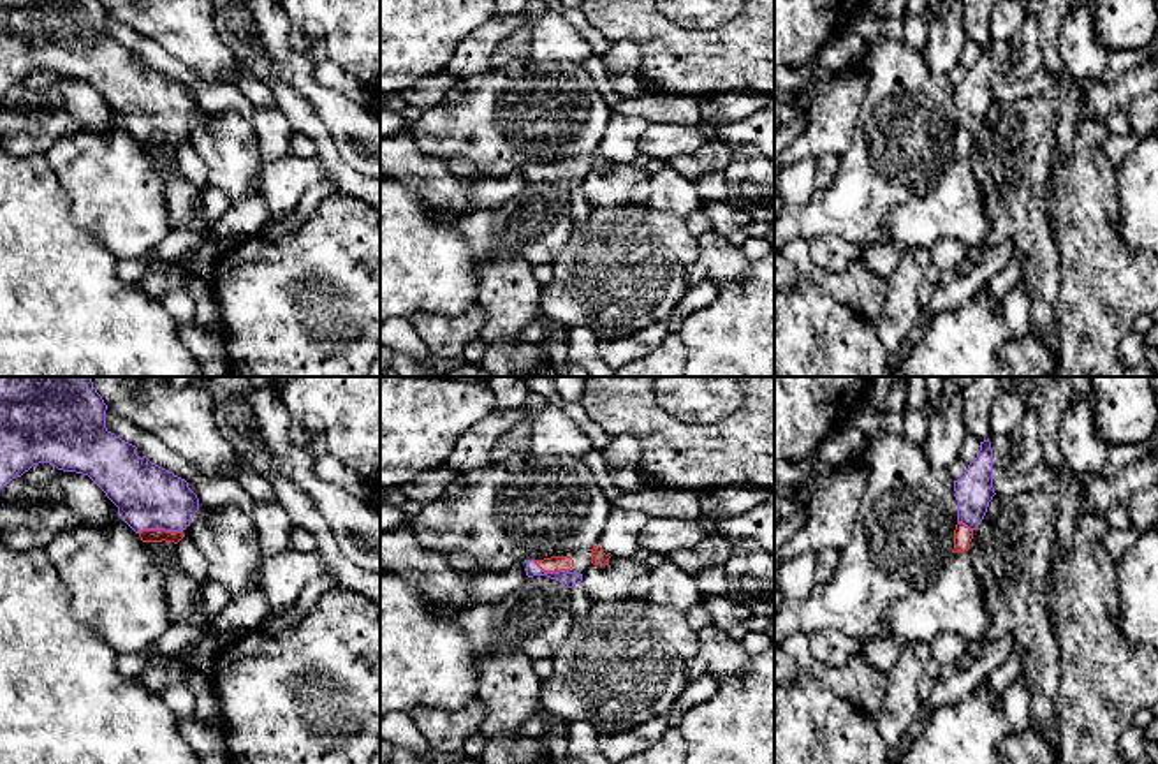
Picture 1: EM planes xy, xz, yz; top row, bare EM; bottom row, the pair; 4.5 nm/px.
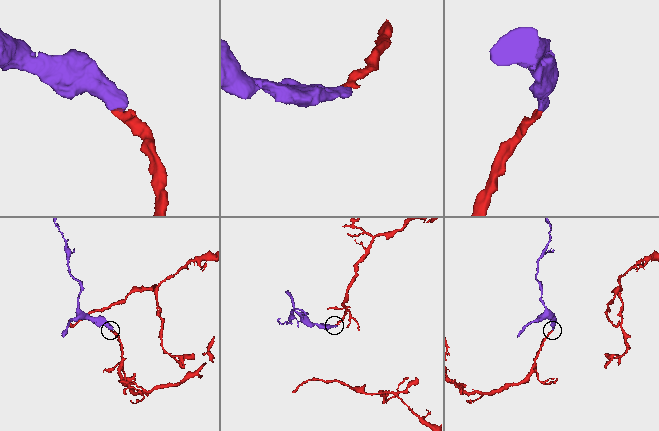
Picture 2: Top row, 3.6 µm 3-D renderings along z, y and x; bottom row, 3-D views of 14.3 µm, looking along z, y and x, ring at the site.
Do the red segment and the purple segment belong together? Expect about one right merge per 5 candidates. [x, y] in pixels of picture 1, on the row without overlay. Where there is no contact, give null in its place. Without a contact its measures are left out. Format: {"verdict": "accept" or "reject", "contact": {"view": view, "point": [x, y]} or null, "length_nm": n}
{"verdict": "accept", "contact": {"view": "xy", "point": [161, 136]}, "length_nm": 200}

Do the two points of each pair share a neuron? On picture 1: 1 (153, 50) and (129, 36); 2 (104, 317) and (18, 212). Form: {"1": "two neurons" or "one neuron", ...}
{"1": "one neuron", "2": "one neuron"}

